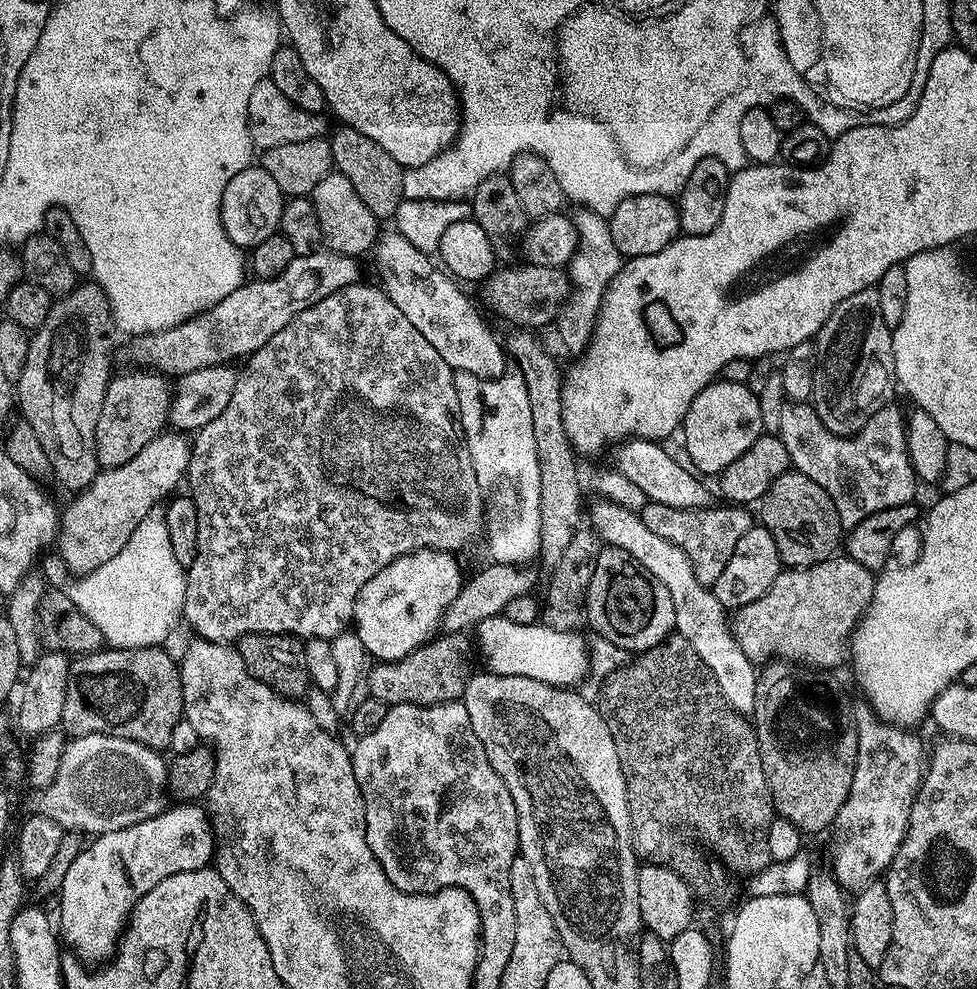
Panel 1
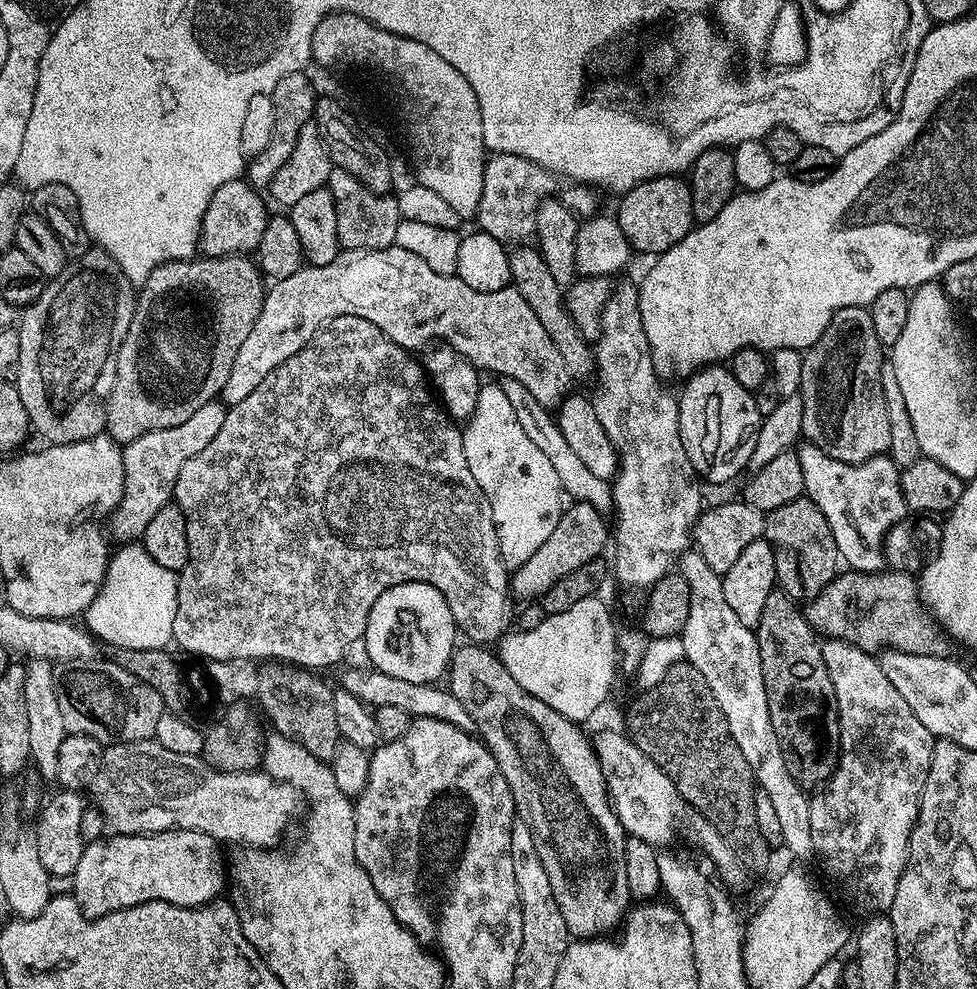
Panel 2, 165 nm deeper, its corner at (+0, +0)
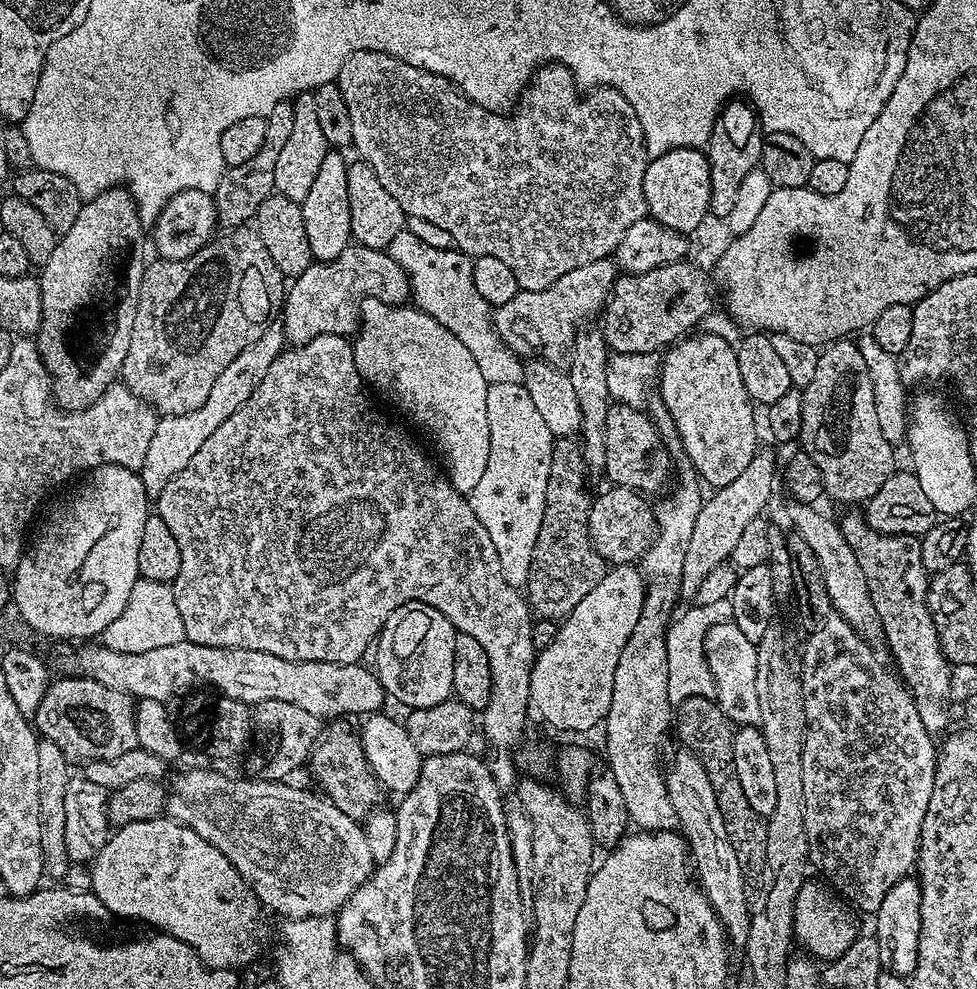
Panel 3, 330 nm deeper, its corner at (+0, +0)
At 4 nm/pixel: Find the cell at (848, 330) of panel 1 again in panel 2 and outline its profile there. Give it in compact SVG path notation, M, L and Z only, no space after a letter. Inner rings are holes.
M843 308L835 312L830 318L830 326L822 330L822 338L806 349L803 359L798 393L802 400L803 439L818 446L830 458L838 458L838 462L847 464L861 464L887 453L891 446L890 421L882 384L886 348L878 342L878 334L874 334L874 322L868 308Z

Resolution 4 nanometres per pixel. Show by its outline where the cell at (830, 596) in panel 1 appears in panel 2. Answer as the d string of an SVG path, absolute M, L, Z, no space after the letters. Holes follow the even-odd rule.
M881 570L879 572L853 572L841 571L822 594L807 601L806 615L809 624L816 629L817 633L833 640L844 640L848 644L858 646L864 652L873 654L881 650L893 652L905 652L906 654L922 654L923 656L948 656L948 644L950 637L935 616L924 606L922 593L917 577L912 572L894 572Z

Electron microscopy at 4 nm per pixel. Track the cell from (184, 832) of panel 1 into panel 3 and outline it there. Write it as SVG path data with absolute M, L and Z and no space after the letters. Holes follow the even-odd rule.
M171 818L143 820L142 822L130 822L126 826L115 829L106 842L106 846L102 846L102 850L96 855L95 860L91 861L90 868L92 868L90 890L100 899L102 906L106 906L106 910L113 917L125 916L128 920L145 920L148 923L145 925L166 932L169 936L189 944L198 954L200 961L210 968L236 970L239 969L239 964L248 964L255 958L256 951L260 948L259 942L256 941L260 936L260 912L262 913L260 901L256 899L256 895L252 893L252 887L244 881L242 874L238 874L238 870L234 870L230 858L226 858L226 854L222 854L222 850L214 850L214 846L210 846L210 842L206 842L206 838L194 834L194 830L190 830L184 824L179 824L177 820Z

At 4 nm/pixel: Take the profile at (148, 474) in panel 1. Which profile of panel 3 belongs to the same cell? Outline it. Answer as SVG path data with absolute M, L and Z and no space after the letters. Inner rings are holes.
M283 323L269 324L258 342L246 346L246 350L242 350L242 354L238 354L238 358L234 358L234 362L230 362L230 366L226 366L222 374L218 374L218 382L214 382L210 389L210 398L206 398L206 402L202 402L198 410L190 410L190 414L181 416L160 416L157 419L154 438L150 438L150 450L146 450L146 462L142 462L138 470L148 497L160 496L162 490L166 490L167 484L179 472L186 470L190 458L194 458L194 454L202 450L206 438L210 438L210 434L214 434L214 430L218 430L218 426L222 426L222 422L226 422L226 418L230 418L230 414L234 414L244 405L246 398L254 394L258 382L266 378L270 362L274 362L274 358L278 358L285 348Z

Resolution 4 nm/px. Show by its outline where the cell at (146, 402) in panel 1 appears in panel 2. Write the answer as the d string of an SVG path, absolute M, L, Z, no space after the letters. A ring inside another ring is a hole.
M244 254L204 256L191 260L167 260L165 264L159 264L147 276L143 284L139 285L134 318L130 322L130 330L126 330L126 338L122 338L122 346L118 350L114 386L110 390L108 409L104 419L107 435L111 436L117 444L123 446L134 442L134 438L142 438L142 434L150 434L154 430L166 430L170 426L182 426L182 422L186 422L186 418L198 414L198 410L202 410L202 406L213 403L224 391L226 378L230 378L230 370L234 367L234 358L238 358L238 350L242 346L242 342L246 342L246 336L250 334L250 330L254 330L254 322L262 310L265 295L266 280L257 261Z

